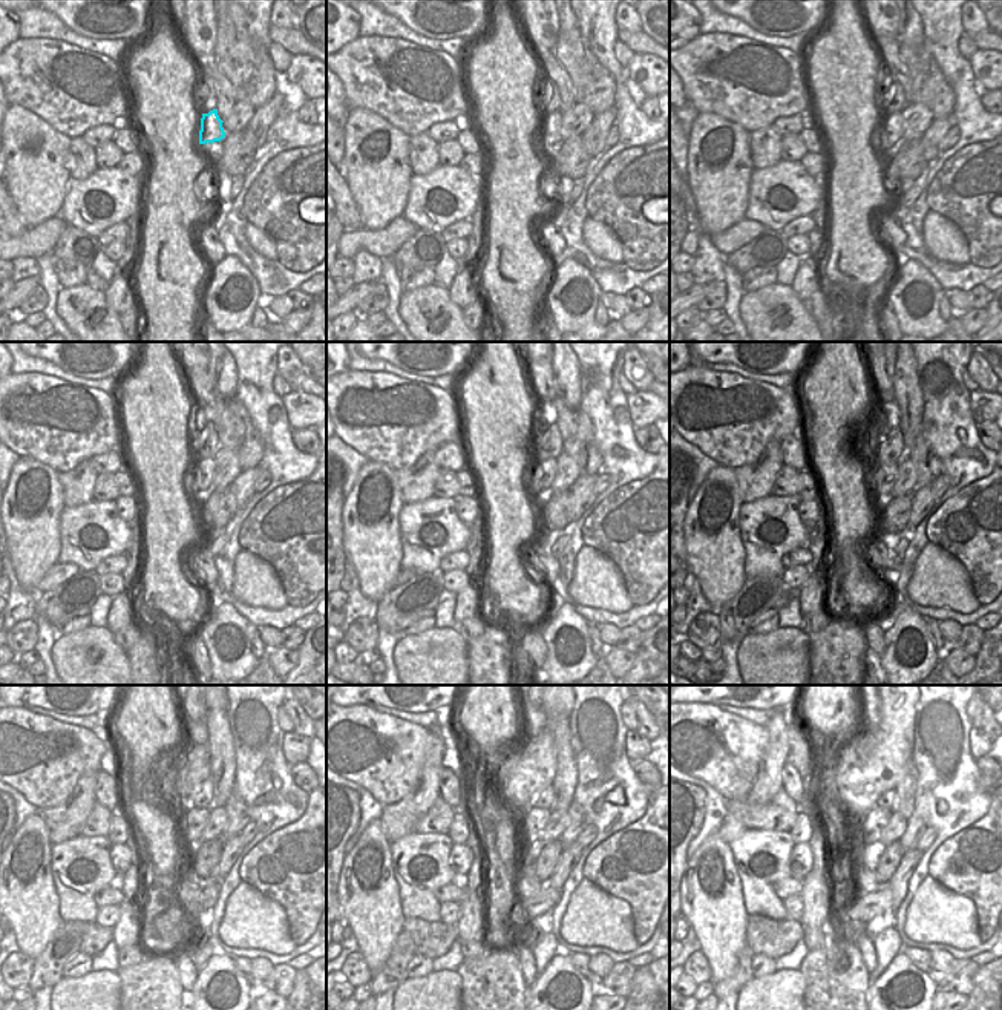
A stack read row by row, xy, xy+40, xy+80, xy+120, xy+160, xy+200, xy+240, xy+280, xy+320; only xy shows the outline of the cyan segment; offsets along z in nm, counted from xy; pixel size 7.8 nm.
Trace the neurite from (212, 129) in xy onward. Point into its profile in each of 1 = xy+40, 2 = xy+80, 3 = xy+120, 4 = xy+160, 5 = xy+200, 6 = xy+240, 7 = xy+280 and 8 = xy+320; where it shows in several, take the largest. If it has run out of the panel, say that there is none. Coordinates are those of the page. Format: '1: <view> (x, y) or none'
1: xy+40 (550, 127)
2: xy+80 (892, 131)
3: xy+120 (201, 472)
4: xy+160 (543, 474)
5: xy+200 (883, 475)
6: xy+240 (193, 822)
7: xy+280 (532, 822)
8: xy+320 (869, 829)

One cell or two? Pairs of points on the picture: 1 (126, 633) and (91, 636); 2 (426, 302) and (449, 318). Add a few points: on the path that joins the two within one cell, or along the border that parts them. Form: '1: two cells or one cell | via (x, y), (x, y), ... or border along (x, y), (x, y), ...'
1: two cells | border along (112, 633), (112, 638), (126, 653)
2: one cell | via (432, 308), (443, 314)

